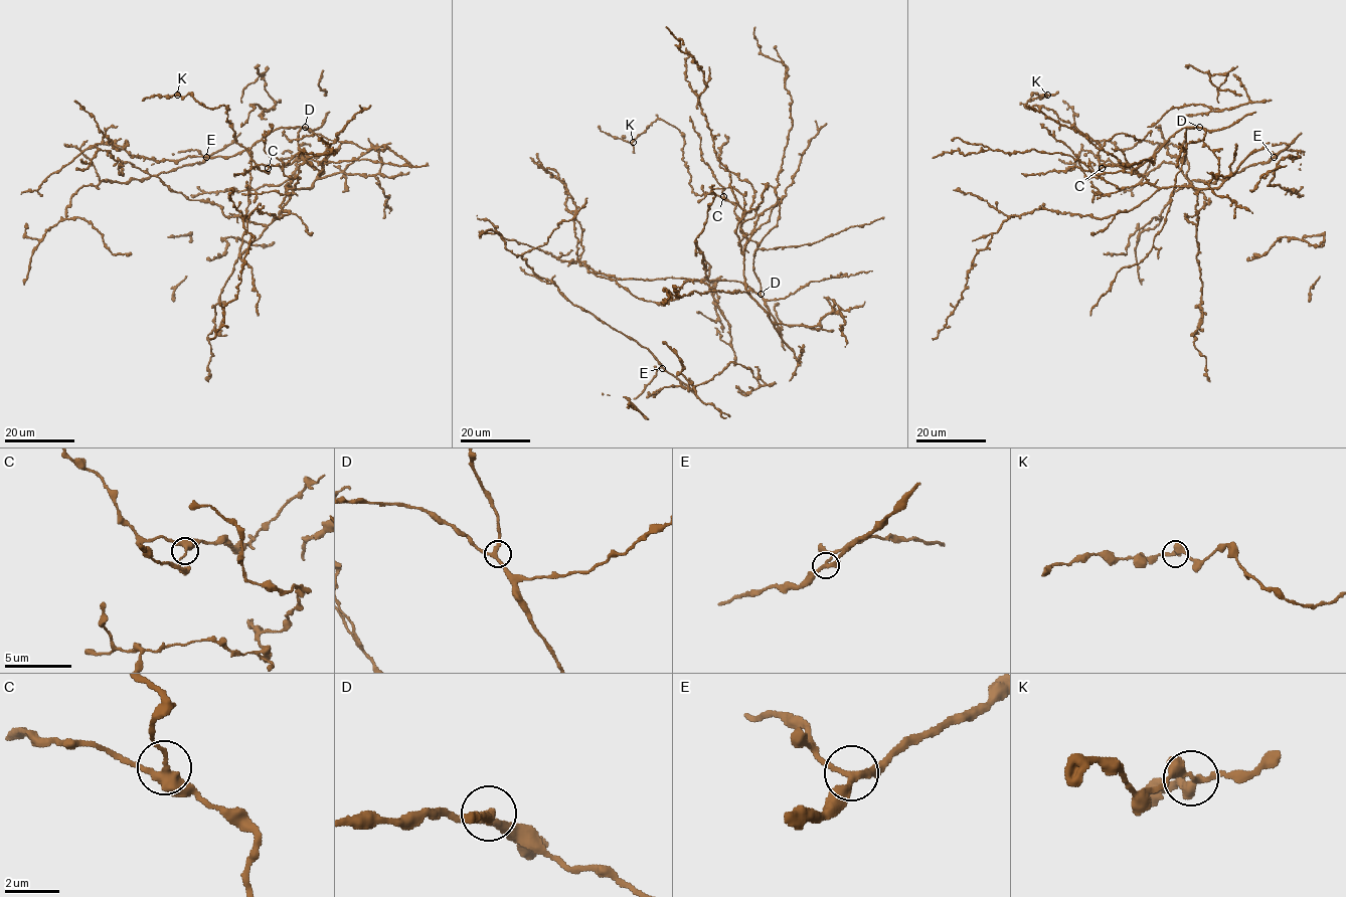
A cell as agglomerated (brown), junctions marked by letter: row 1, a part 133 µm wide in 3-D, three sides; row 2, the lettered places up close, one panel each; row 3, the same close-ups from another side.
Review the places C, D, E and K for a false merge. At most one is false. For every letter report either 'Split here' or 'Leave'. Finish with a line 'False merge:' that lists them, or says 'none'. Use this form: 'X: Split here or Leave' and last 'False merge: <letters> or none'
C: Leave
D: Leave
E: Leave
K: Leave
False merge: none

